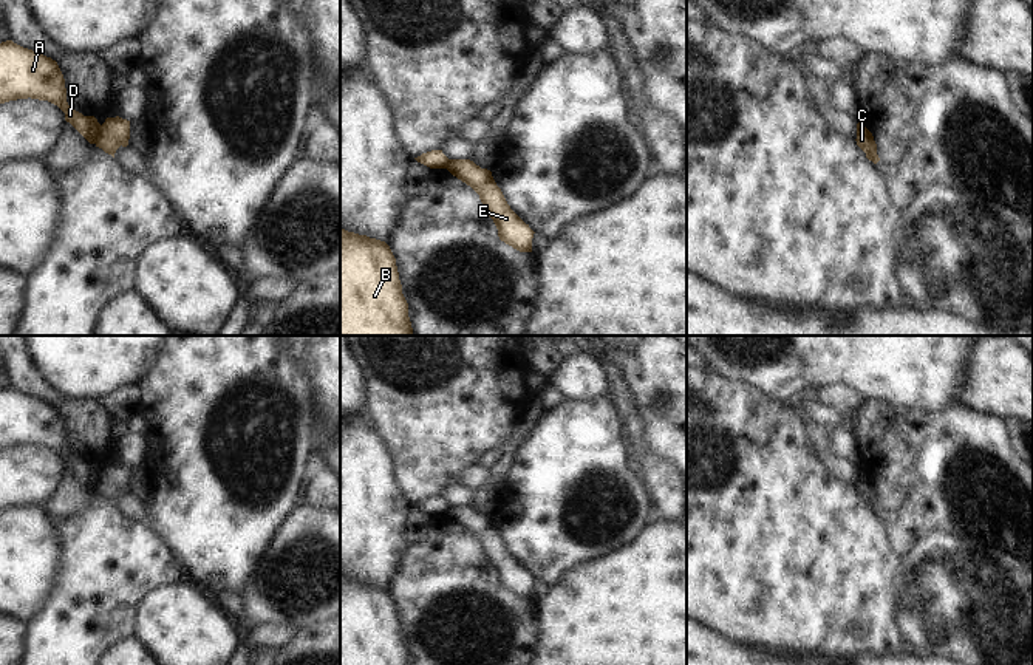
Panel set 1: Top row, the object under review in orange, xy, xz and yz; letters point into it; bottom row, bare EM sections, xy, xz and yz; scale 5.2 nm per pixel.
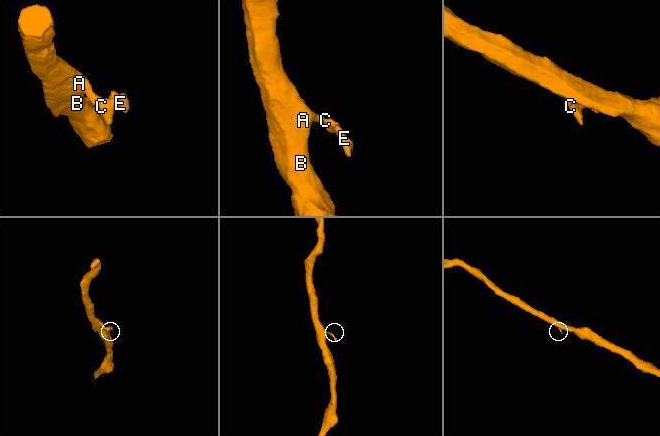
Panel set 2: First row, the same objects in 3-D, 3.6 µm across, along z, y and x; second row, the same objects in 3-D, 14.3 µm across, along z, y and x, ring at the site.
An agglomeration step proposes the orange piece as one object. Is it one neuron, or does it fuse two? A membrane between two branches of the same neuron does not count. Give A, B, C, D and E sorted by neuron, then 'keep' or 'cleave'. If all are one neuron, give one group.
A B D / C E | cleave

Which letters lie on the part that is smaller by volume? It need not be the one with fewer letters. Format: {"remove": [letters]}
{"remove": ["C", "E"]}

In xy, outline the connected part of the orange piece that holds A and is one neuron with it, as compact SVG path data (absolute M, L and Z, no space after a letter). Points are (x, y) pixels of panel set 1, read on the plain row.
M12 387L2 388L0 450L28 444L57 452L66 469L90 490L96 489L102 472L94 462L84 462L68 452L65 425L57 408Z

